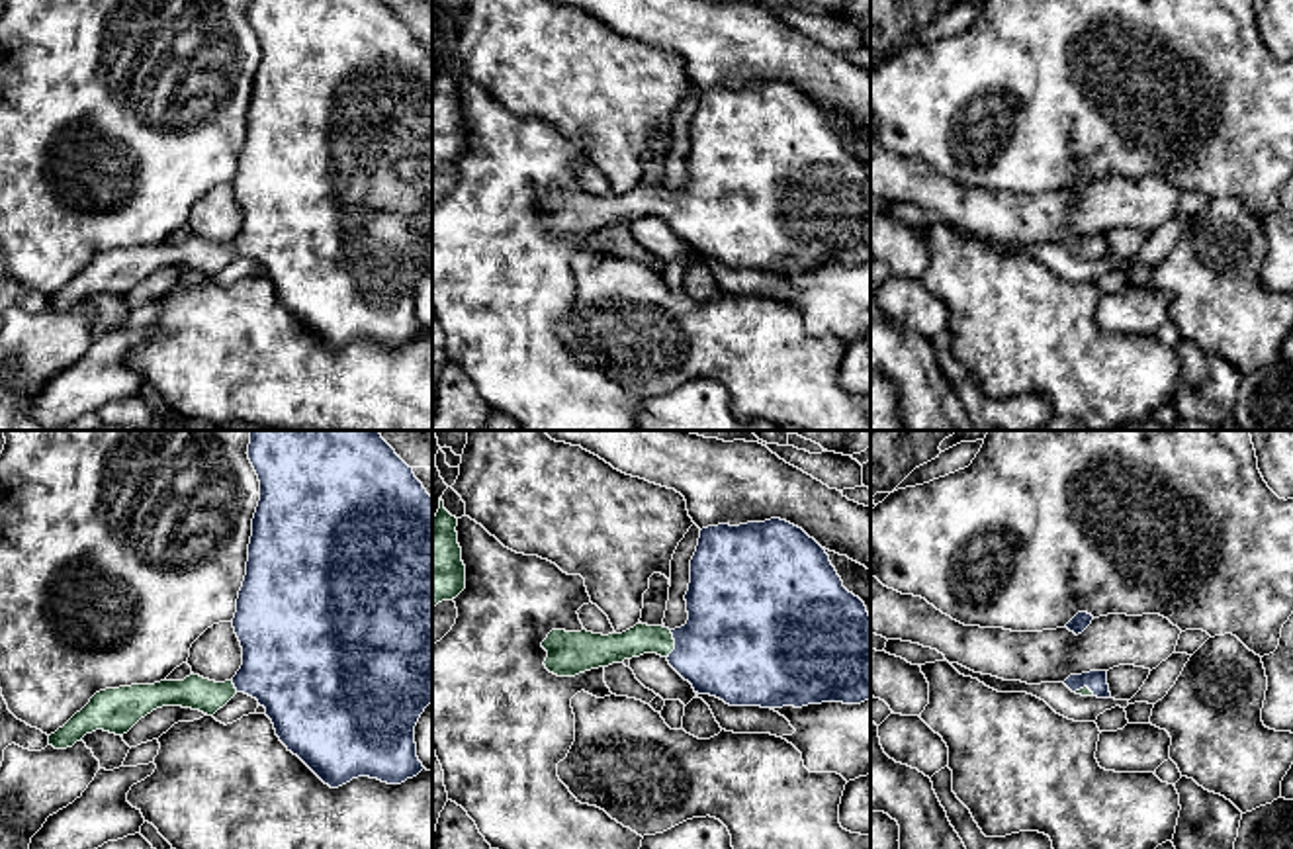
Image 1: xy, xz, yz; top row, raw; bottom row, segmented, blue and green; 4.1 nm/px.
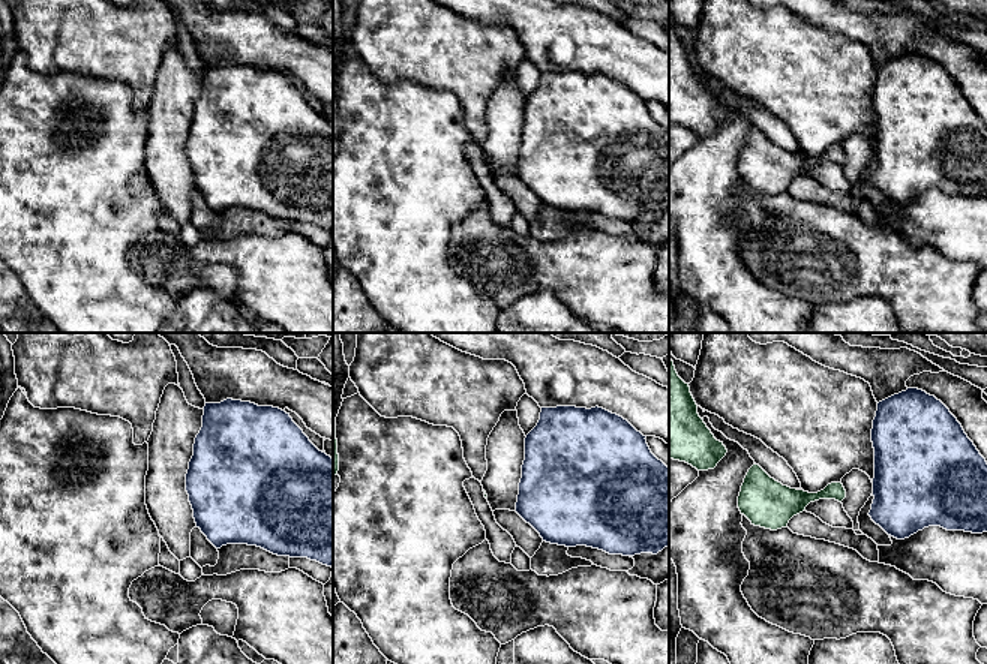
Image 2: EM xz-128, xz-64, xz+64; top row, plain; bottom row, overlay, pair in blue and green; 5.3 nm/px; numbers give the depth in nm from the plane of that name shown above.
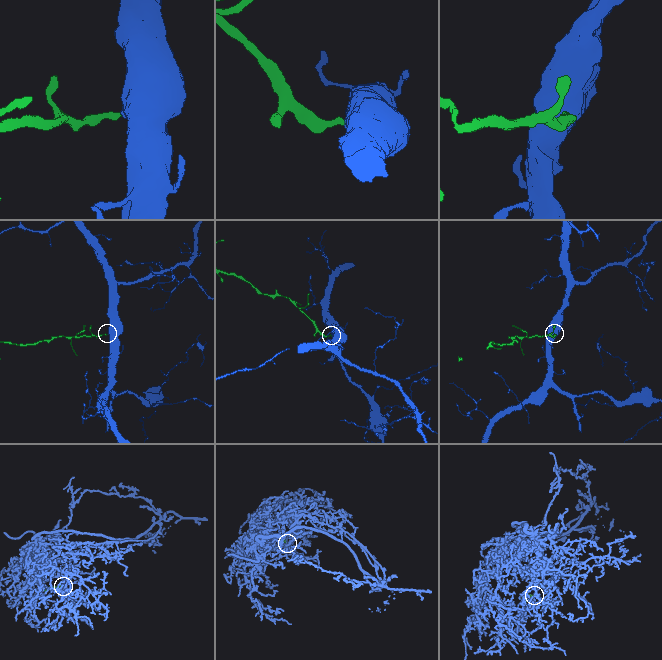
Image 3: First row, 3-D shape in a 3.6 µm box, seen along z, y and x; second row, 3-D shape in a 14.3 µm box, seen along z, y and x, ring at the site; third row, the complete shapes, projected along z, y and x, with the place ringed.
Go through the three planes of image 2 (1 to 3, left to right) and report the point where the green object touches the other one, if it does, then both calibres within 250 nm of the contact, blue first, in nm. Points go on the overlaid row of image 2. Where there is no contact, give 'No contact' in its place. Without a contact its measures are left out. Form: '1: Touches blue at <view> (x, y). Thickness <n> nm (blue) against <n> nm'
1: No contact
2: No contact
3: No contact

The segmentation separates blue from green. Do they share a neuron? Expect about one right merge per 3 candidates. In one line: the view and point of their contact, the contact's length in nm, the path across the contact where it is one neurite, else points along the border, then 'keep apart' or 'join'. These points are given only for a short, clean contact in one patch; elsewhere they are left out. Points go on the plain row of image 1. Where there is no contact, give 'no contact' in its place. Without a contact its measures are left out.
contact xz (675, 206); length 120 nm; way xz (736, 208), (675, 206), (626, 206), (615, 210); join

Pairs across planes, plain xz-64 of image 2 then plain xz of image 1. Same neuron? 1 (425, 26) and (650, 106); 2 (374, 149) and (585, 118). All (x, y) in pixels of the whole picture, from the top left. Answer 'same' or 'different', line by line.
1: same
2: different

